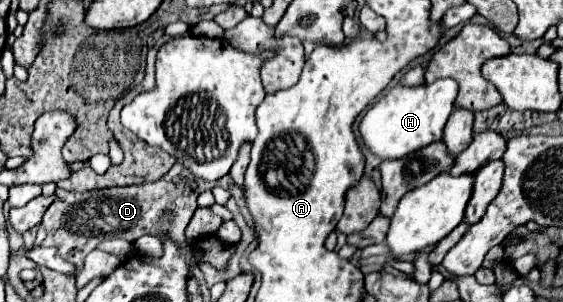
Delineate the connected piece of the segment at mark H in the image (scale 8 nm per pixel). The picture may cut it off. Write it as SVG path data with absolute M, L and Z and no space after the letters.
M440 78L422 86L394 86L374 102L360 122L364 146L380 158L400 158L442 138L442 128L454 108L458 84L452 78Z

